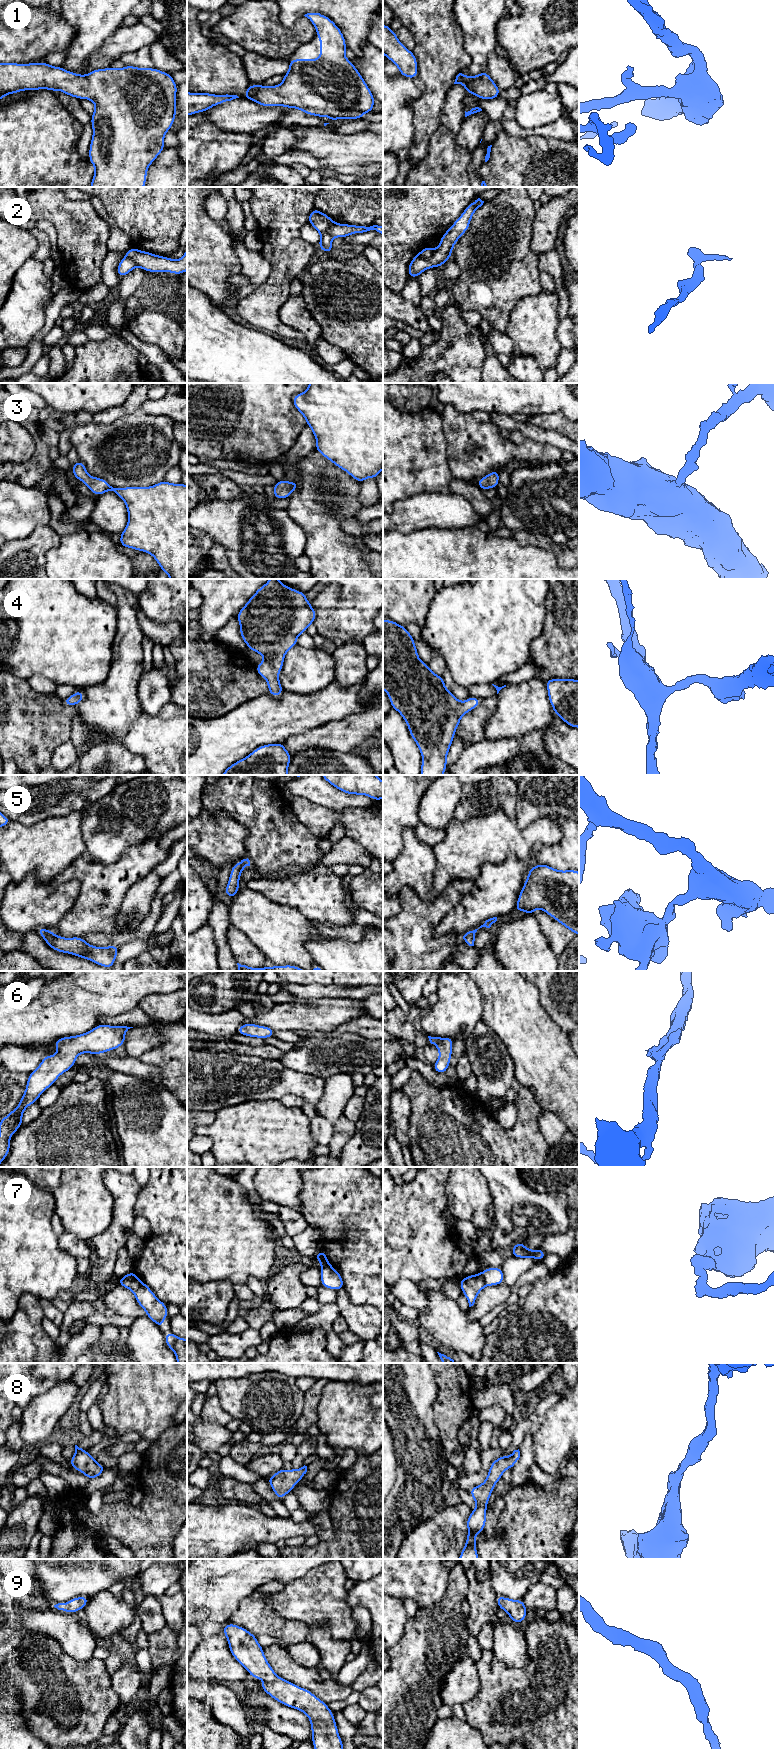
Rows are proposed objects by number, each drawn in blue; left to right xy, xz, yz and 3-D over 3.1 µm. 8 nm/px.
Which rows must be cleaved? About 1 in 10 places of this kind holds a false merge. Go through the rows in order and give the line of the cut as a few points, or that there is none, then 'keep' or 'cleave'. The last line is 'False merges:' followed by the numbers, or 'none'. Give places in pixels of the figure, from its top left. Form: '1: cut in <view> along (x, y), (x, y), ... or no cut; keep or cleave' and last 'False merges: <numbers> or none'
1: no cut; keep
2: cut in yz along (434, 250), (429, 258), (422, 258), (418, 254); cleave
3: no cut; keep
4: no cut; keep
5: no cut; keep
6: no cut; keep
7: cut in yz along (480, 1273), (486, 1284); cleave
8: no cut; keep
9: no cut; keep
False merges: 2, 7

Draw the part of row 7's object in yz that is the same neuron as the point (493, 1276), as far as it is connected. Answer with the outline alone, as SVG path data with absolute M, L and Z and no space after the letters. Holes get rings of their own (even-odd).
M501 1267L486 1268L482 1273L487 1286L501 1285L504 1281L504 1274Z

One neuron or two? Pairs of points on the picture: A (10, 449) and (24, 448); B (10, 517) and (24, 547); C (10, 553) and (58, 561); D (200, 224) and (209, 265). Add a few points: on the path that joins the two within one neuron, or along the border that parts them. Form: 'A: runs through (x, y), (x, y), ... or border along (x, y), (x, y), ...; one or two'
A: runs through (13, 448), (21, 448); one
B: border along (40, 526), (27, 537), (10, 542); two
C: border along (59, 540), (59, 544), (46, 554), (45, 568); two
D: runs through (200, 234), (200, 252), (202, 255); one

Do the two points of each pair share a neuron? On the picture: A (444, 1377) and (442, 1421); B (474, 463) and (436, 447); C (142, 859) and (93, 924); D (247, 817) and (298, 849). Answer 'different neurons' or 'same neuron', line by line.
A: same neuron
B: different neurons
C: same neuron
D: same neuron

